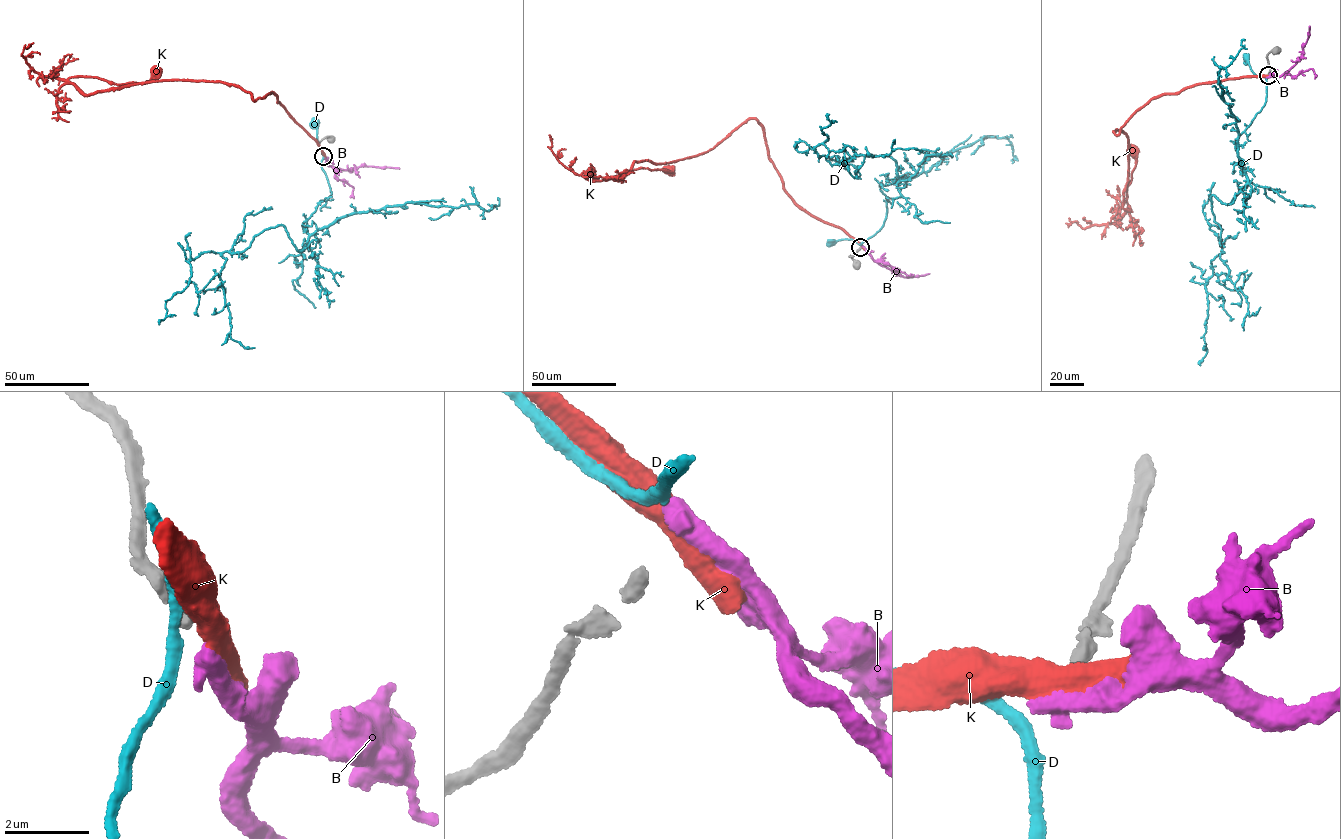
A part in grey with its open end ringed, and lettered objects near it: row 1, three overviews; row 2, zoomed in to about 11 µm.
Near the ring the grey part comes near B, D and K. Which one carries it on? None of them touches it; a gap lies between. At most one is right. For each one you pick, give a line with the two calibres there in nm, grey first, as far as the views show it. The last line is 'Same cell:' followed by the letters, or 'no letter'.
Same cell: no letter

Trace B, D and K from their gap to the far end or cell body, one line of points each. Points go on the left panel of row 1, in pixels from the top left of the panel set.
B: (324, 157), (328, 165), (350, 171), (361, 166), (399, 168)
D: (323, 156), (314, 123)
K: (325, 156), (273, 92), (254, 100), (232, 84), (162, 80), (87, 95), (68, 80), (144, 83), (156, 73)

